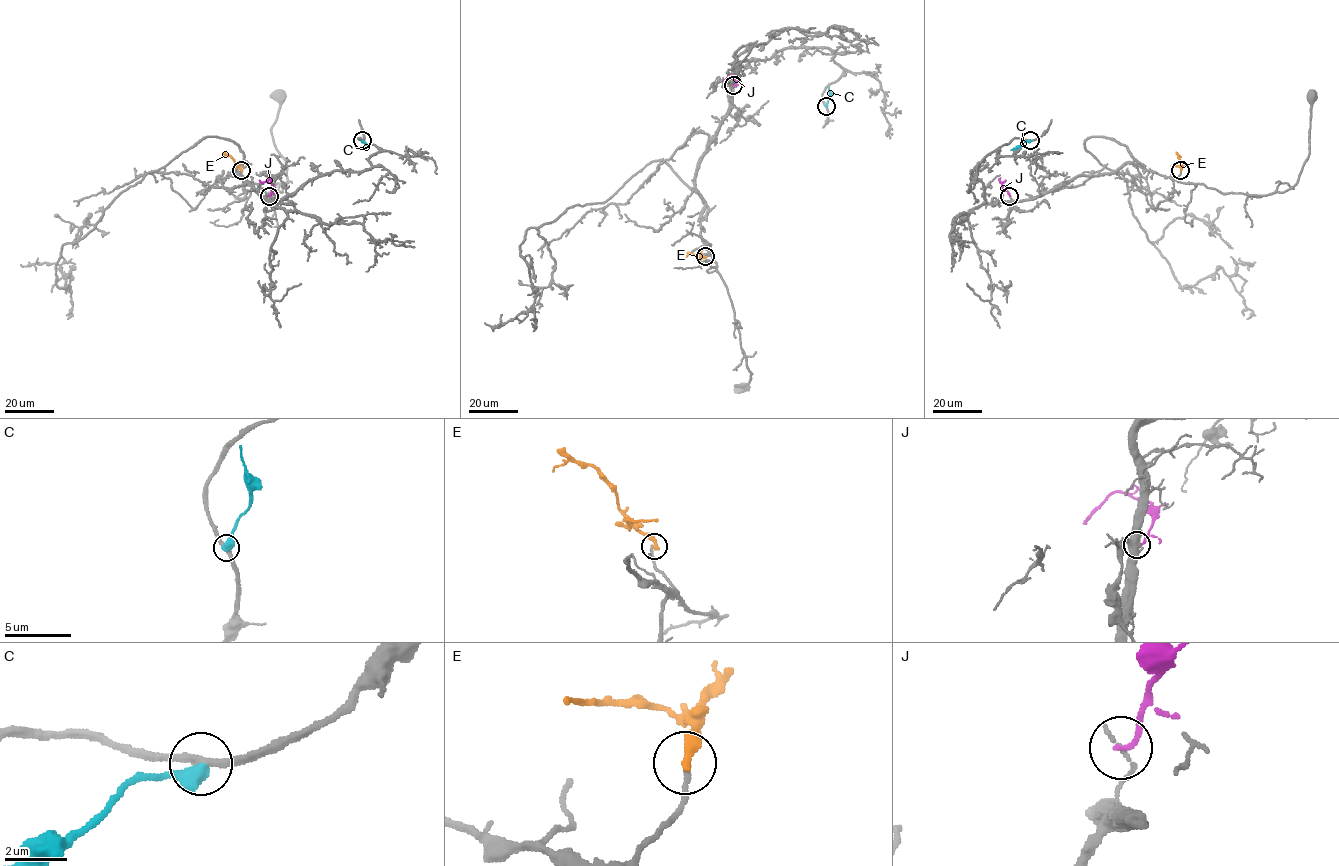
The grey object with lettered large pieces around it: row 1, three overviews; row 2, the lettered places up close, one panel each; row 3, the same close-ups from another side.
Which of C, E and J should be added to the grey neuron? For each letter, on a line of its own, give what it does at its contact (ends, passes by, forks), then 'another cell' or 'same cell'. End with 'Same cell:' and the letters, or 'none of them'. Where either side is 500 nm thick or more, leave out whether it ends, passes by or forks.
C: another cell
E: it ends; another cell
J: it ends; another cell
Same cell: none of them

